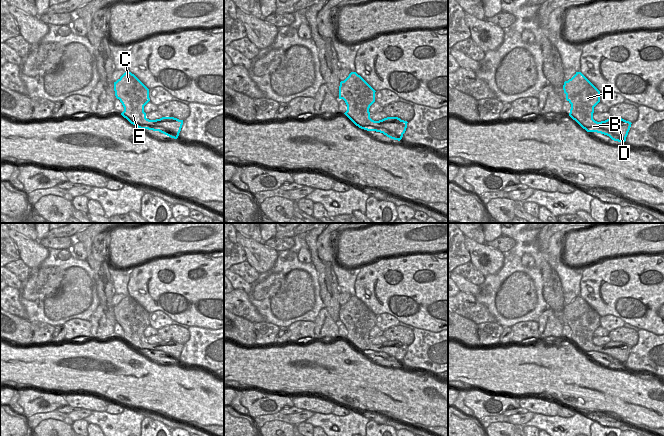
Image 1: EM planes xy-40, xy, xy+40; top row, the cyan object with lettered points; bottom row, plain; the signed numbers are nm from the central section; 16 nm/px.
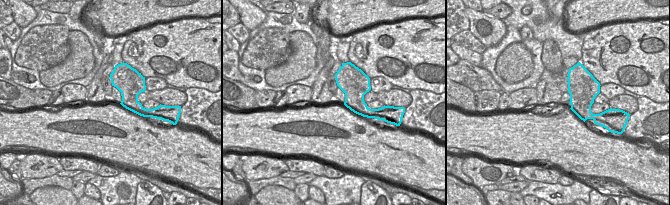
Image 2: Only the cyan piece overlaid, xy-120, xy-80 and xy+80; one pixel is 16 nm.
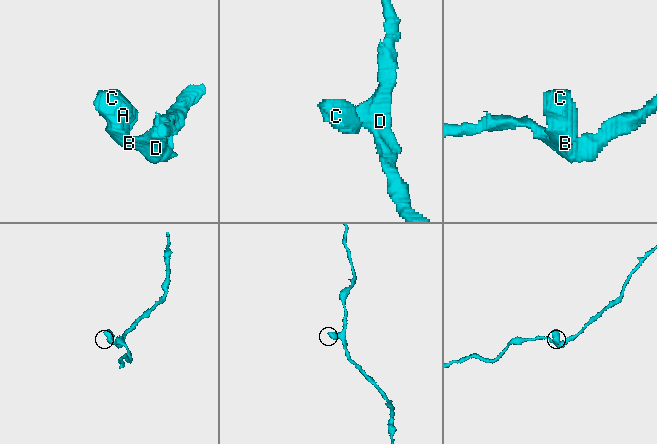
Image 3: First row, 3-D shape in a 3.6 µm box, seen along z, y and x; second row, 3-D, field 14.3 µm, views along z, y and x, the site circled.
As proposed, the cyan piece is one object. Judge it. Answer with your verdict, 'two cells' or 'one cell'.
one cell

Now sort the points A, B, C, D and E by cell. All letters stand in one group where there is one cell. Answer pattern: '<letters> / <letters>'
A B C D E

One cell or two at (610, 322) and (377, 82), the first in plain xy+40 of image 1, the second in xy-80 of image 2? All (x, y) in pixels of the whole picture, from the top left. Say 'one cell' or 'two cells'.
one cell

